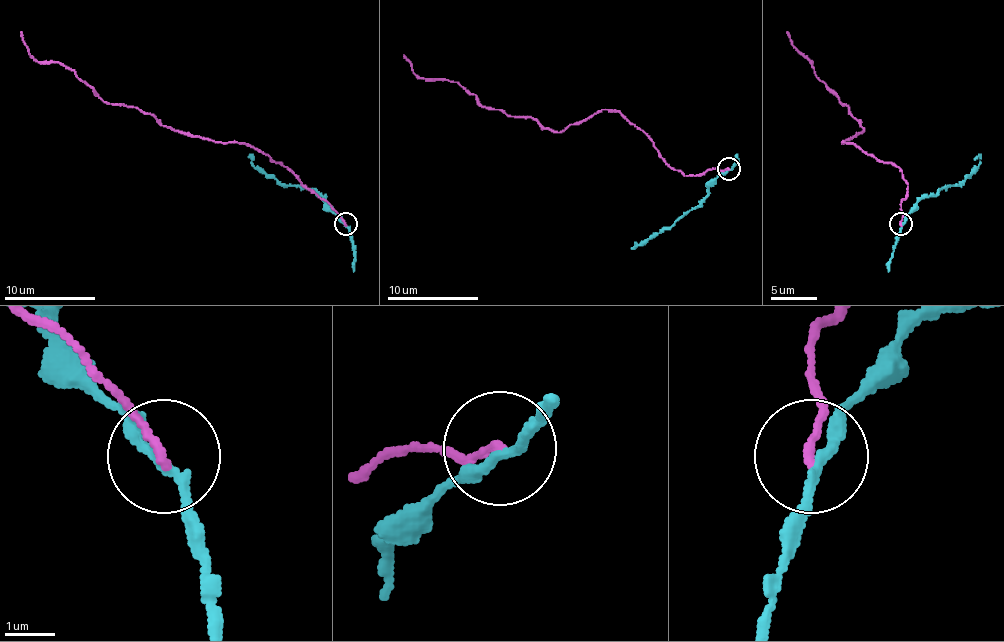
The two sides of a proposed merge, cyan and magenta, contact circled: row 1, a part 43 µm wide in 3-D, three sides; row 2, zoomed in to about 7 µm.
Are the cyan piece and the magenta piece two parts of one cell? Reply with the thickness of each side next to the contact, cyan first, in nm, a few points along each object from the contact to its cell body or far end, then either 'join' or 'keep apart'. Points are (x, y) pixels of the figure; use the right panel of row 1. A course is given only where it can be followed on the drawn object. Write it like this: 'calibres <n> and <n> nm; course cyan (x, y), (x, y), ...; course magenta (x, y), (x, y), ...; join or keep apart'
calibres 200 and 160 nm; course cyan (901, 224), (920, 201), (958, 185), (979, 165), (981, 153); course magenta (901, 224), (901, 201), (908, 185), (901, 172), (842, 142), (865, 130), (812, 69), (787, 32); keep apart

